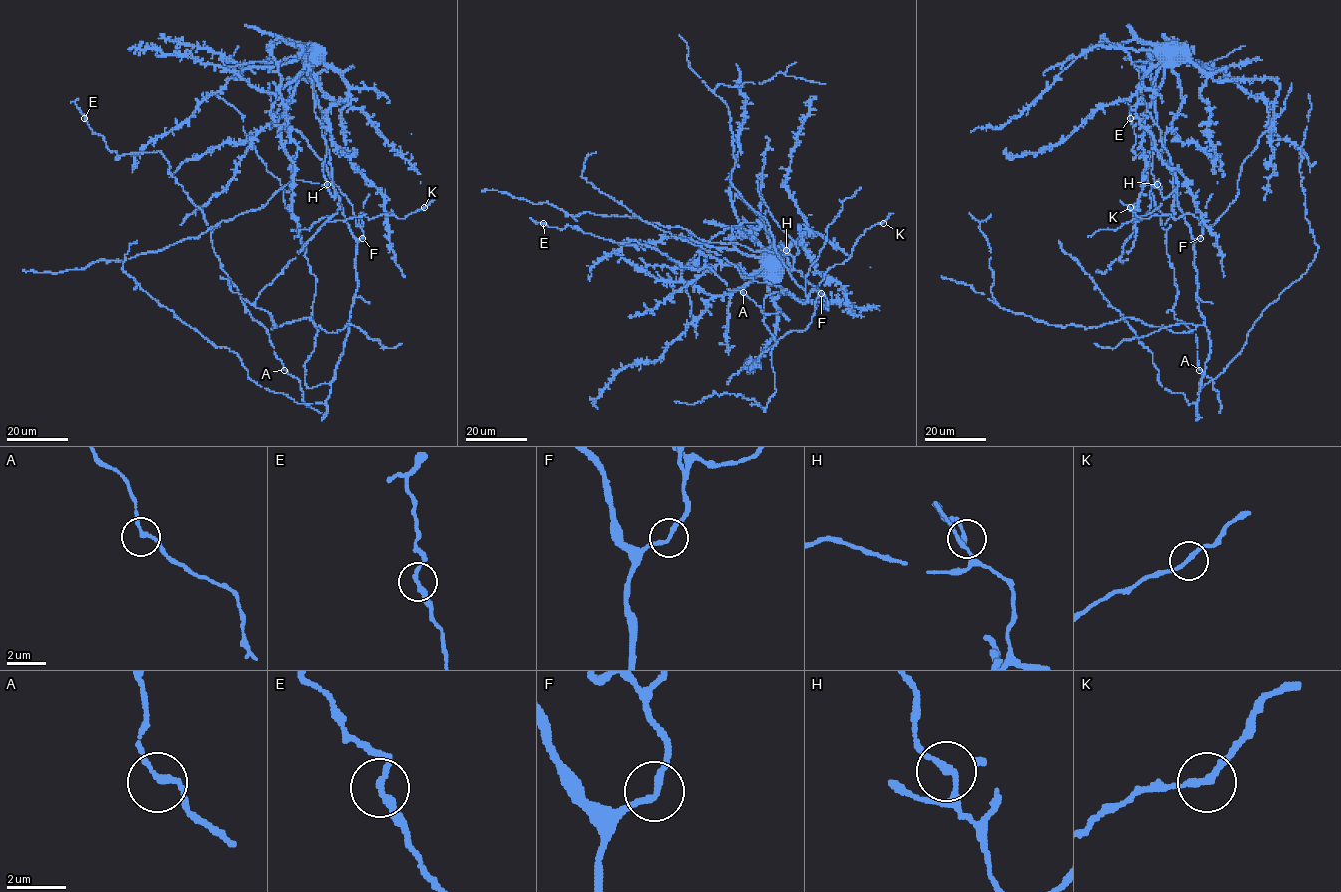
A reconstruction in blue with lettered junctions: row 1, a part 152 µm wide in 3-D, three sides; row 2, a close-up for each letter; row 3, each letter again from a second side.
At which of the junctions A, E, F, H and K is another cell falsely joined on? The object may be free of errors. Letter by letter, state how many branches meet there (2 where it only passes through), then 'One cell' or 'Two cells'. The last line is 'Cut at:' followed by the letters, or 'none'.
A: Branches: 2. One cell
E: Branches: 2. One cell
F: Branches: 2. One cell
H: Branches: 2. One cell
K: Branches: 2. One cell
Cut at: none

